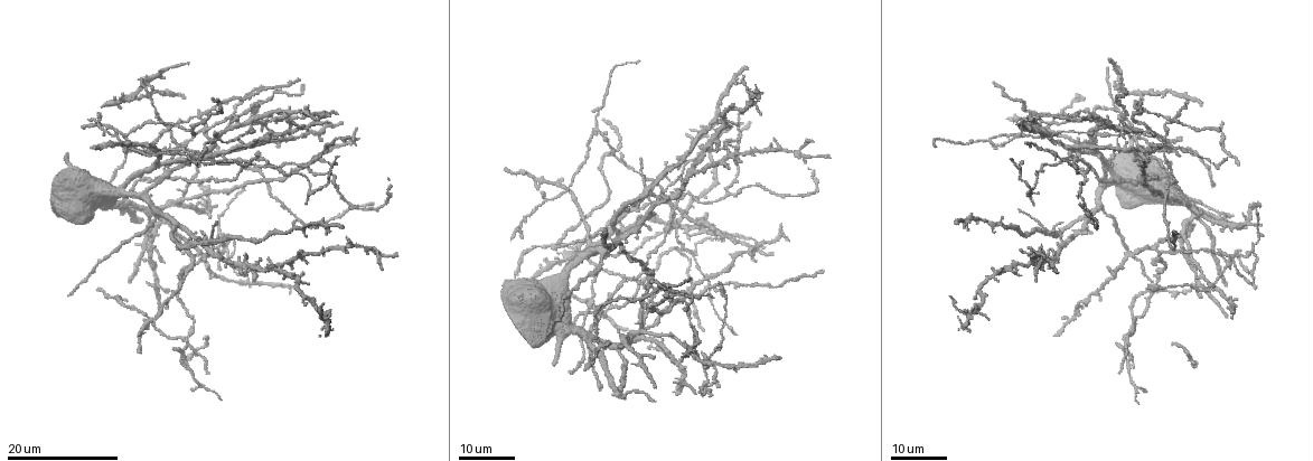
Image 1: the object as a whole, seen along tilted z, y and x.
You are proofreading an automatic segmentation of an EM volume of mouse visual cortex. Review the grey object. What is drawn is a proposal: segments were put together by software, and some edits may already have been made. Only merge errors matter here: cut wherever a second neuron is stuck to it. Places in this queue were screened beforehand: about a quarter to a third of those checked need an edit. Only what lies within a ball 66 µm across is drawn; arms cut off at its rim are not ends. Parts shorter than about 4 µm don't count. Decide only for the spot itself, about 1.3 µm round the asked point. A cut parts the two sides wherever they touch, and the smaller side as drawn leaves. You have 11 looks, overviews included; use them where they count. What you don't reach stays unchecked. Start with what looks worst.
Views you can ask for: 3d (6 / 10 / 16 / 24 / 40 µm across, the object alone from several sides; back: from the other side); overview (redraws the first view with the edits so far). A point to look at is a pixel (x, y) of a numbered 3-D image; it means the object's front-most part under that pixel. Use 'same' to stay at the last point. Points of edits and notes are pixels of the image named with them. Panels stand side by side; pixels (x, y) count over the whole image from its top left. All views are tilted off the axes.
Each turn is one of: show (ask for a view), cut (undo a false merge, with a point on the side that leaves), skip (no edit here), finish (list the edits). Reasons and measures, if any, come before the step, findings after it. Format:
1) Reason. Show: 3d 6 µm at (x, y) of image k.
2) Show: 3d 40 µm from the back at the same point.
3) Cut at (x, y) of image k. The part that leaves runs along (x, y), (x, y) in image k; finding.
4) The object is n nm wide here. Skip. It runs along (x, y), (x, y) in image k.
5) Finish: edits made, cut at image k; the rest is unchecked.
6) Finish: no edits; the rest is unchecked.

Thin arm on a thick one. Show: 3d 16 µm at (586, 309) of image 1.

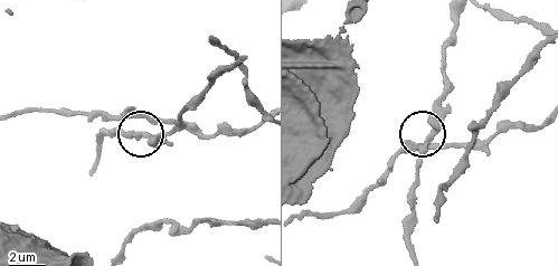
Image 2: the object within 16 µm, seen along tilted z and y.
Show: 3d 6 µm at (143, 132) of image 2.

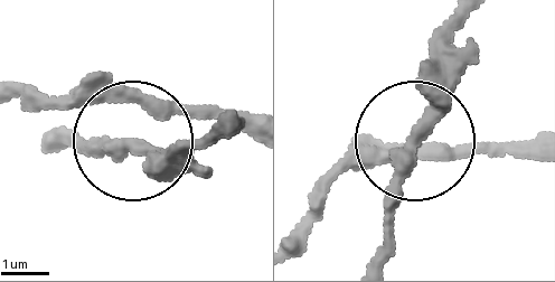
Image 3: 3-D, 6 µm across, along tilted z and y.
4 arms meet here. Skip. It runs along (453, 25), (431, 112), (405, 147), (384, 256) in image 3; one neuron here.

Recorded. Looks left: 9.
Small branch off a trunk. Show: 3d 24 µm at (648, 186) of image 1.

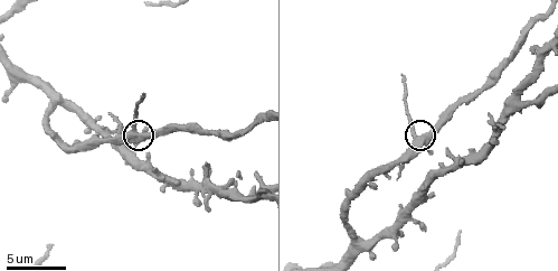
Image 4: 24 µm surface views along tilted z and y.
Show: 3d 10 µm at (416, 140) of image 4.

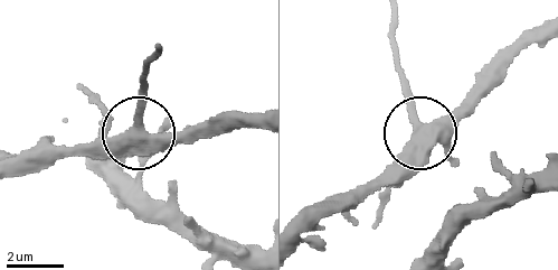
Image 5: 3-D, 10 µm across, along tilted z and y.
Skip. It runs along (21, 156), (76, 157), (119, 146), (136, 126), (147, 84) in image 5; one neuron here.

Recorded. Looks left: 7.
Four-way junction. Show: 3d 24 µm at (992, 140) of image 1.

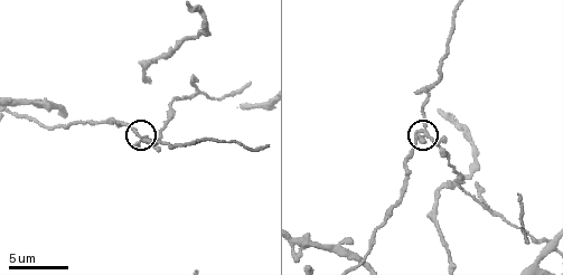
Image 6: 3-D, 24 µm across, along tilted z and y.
Zoom in. Show: 3d 6 µm at (425, 133) of image 6.

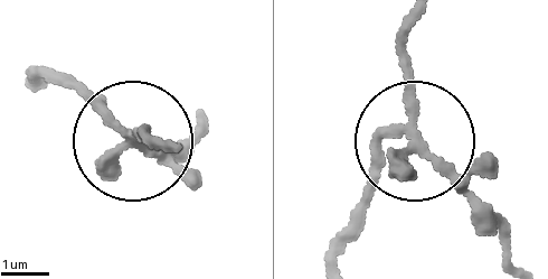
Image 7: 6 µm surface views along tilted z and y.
Skip. It runs along (340, 256), (379, 150), (417, 129), (400, 22) in image 7; all the same neuron.

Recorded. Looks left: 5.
Small branch off a trunk. Show: 3d 24 µm at (546, 201) of image 1.

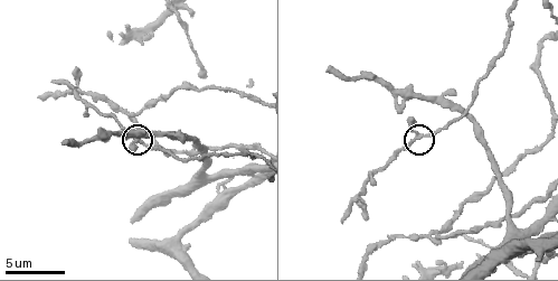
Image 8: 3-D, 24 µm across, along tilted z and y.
Zoom in. Show: 3d 10 µm at (419, 137) of image 8.

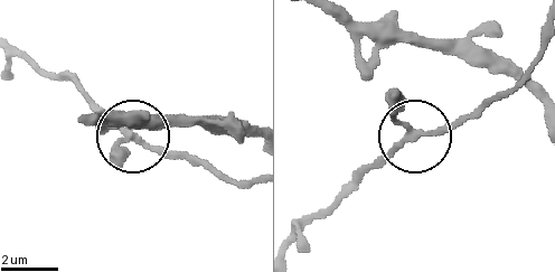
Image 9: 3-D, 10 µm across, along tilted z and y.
The object is 180 nm wide here. Skip. It runs along (536, 99), (389, 45), (373, 73), (412, 137), (350, 181) in image 9; one neuron here.

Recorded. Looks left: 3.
Four-way junction. Show: 3d 16 µm at (188, 341) of image 1.

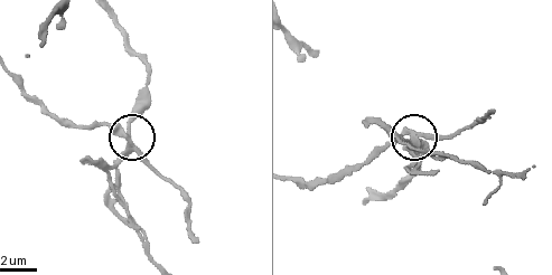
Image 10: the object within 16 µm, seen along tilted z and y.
Show: 3d 10 µm at (410, 135) of image 10.

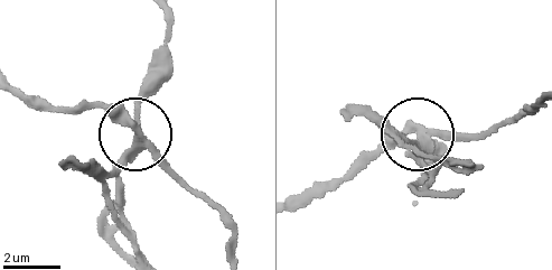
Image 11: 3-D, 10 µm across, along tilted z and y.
The side arm is 15 µm long; 4 arms meet here. Cut at (147, 98) of image 11. A second neuron is stuck on.

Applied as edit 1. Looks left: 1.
Finish: edits made, cut at image 11; the rest is unchecked.

